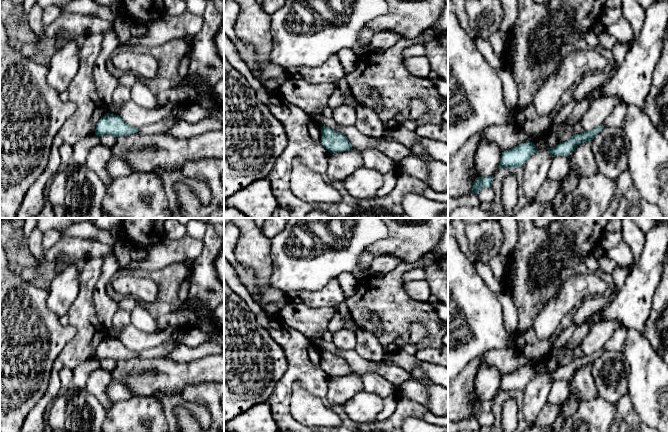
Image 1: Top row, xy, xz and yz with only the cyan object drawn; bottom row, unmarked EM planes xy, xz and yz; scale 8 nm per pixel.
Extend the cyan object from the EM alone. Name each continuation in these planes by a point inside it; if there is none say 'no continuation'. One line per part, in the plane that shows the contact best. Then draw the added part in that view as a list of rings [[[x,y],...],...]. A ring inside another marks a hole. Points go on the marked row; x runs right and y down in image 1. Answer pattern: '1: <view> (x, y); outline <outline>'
no continuation

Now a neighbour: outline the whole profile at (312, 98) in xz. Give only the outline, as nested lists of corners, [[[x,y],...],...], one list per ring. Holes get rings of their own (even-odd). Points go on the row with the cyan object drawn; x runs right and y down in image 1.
[[[287,78],[280,85],[279,92],[291,104],[308,114],[321,113],[328,106],[330,96],[335,92],[335,83],[307,83],[300,79]]]

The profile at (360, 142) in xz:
[[[312,113],[312,119],[317,119],[324,126],[343,133],[349,140],[354,150],[360,152],[366,149],[374,149],[376,144],[367,136],[360,133],[355,126],[339,126],[334,119],[326,118],[321,113]]]

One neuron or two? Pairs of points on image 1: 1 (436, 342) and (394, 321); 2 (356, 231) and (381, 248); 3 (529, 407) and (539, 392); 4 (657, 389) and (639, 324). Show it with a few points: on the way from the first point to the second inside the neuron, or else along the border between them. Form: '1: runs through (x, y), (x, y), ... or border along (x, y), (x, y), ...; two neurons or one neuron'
1: runs through (434, 329), (423, 318), (407, 318); one neuron
2: border along (388, 228), (386, 237), (370, 244), (365, 250); two neurons
3: runs through (533, 403), (535, 396); one neuron
4: border along (626, 327), (632, 327), (640, 333); two neurons

